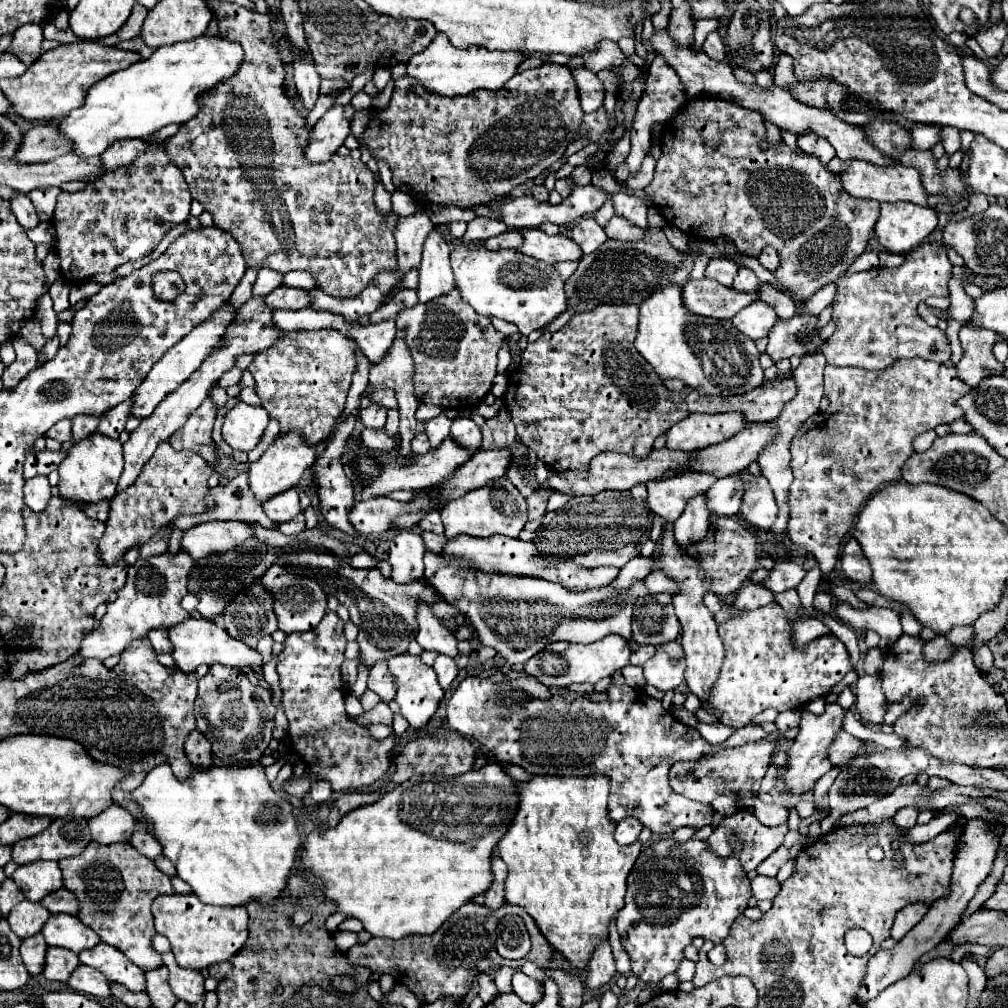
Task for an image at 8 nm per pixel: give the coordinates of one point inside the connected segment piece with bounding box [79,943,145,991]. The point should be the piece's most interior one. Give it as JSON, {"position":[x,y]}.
{"position":[109,960]}

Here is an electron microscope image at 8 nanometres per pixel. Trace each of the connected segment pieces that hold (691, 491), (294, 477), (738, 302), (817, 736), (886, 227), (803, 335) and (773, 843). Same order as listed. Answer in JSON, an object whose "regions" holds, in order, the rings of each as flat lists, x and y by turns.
{"regions":[[[683,473,659,481,647,483,647,503,653,513,661,515,665,521,675,521,683,509,687,499,693,495,707,491,717,481,715,475,703,475,703,473]],[[291,431,289,435,279,435,275,439,275,443,261,455,261,459,251,463,251,467,249,467,249,489,259,503,265,503,273,495,279,495,281,491,289,491,291,487,295,487,299,483,301,475,305,473,305,469,311,467,313,463,315,463,315,447,307,445,301,439,299,431]],[[703,277,689,279,683,287,683,303,689,313,713,319,731,319,737,311,759,299,759,295,737,293,733,287,726,287,715,279]],[[837,703,825,705,825,713,823,715,813,715,809,711,803,711,801,715,801,725,799,725,799,733,791,745,791,749,787,751,789,761,787,761,787,771,783,773,783,779,787,783,787,789,793,793,803,793,813,789,815,781,819,777,823,777,833,765,827,759,827,749,833,743,837,731,843,729,843,719,847,715,847,709,839,707]],[[881,203,881,217,875,235,889,253,905,255,919,247,937,227,937,213,931,207,913,203]],[[807,311,793,315,793,319,777,319,769,331,767,355,773,361,779,361,793,355,805,357,813,351,821,351,825,339,819,337,817,321,819,317]],[[739,809,735,815,725,817,713,829,711,837,705,841,707,847,719,857,729,857,731,847,727,845,727,835,731,831,739,831,745,837,745,847,741,851,741,865,745,873,749,873,783,843,783,837,787,833,787,823,779,827,767,827,753,813]]]}

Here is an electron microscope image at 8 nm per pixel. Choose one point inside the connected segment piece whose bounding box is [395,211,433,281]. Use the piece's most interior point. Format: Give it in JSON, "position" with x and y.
{"position":[410,232]}

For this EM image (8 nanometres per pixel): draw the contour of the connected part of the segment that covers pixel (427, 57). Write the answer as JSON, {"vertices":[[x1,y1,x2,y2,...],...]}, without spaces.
{"vertices":[[437,33,433,43,413,55,407,63,407,75,417,79,427,91,433,91,437,95,445,97,457,97,457,95,469,95,477,89,501,89,517,71,519,63,525,61,525,55,513,53,513,51,487,51,481,45,471,45,467,49,457,49,445,35]]}

